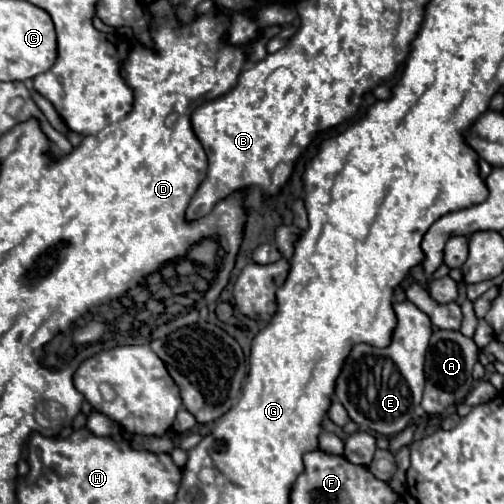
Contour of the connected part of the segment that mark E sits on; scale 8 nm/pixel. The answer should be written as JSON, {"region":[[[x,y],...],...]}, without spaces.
{"region":[[[394,303],[398,325],[392,345],[376,349],[372,345],[356,345],[344,363],[336,381],[336,399],[346,407],[350,419],[380,435],[396,435],[408,427],[424,391],[424,353],[432,335],[432,323],[414,303]]]}

